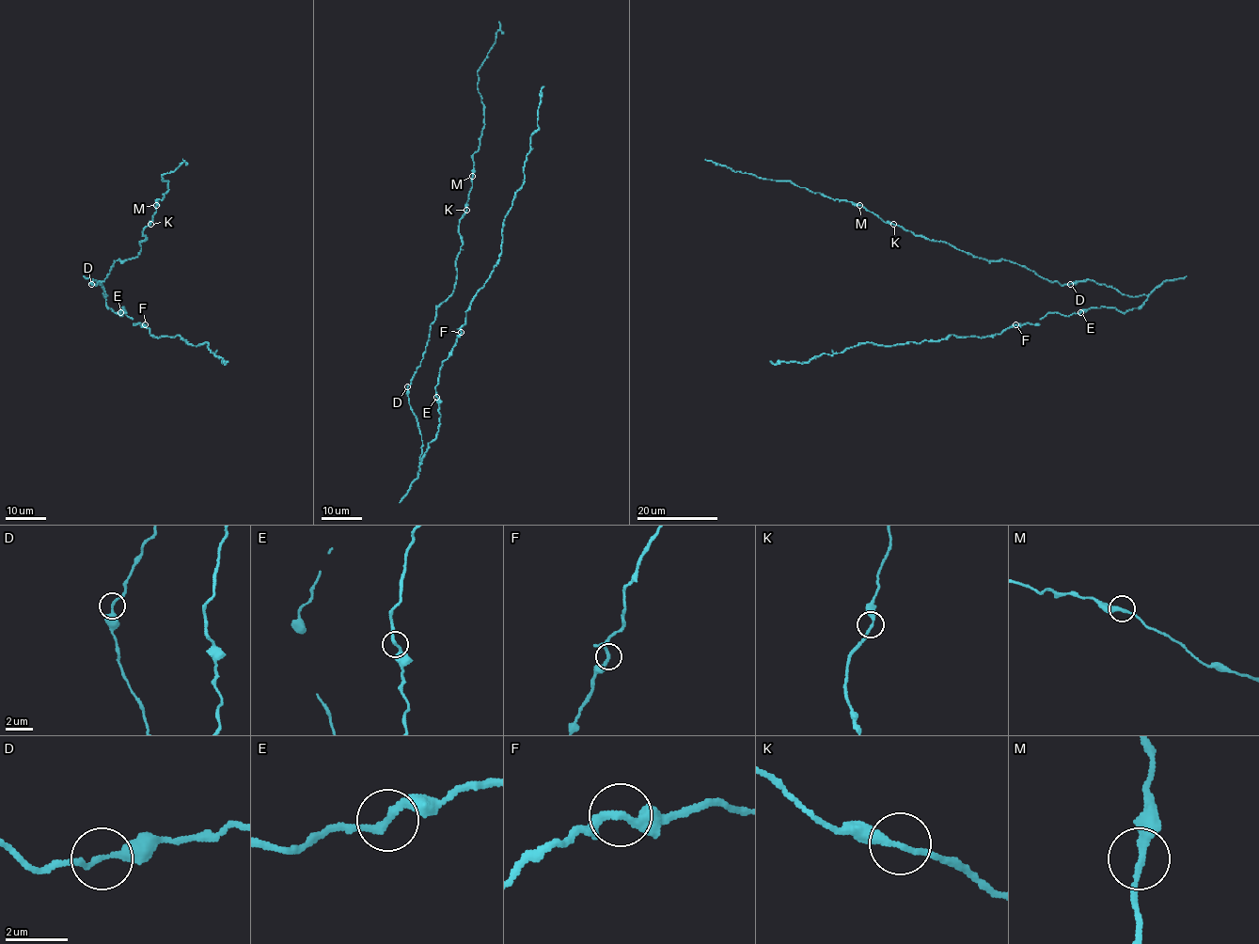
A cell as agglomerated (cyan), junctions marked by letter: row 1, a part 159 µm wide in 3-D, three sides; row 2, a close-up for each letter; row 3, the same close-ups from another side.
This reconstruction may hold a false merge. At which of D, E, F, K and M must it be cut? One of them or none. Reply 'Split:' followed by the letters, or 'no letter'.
Split: no letter

